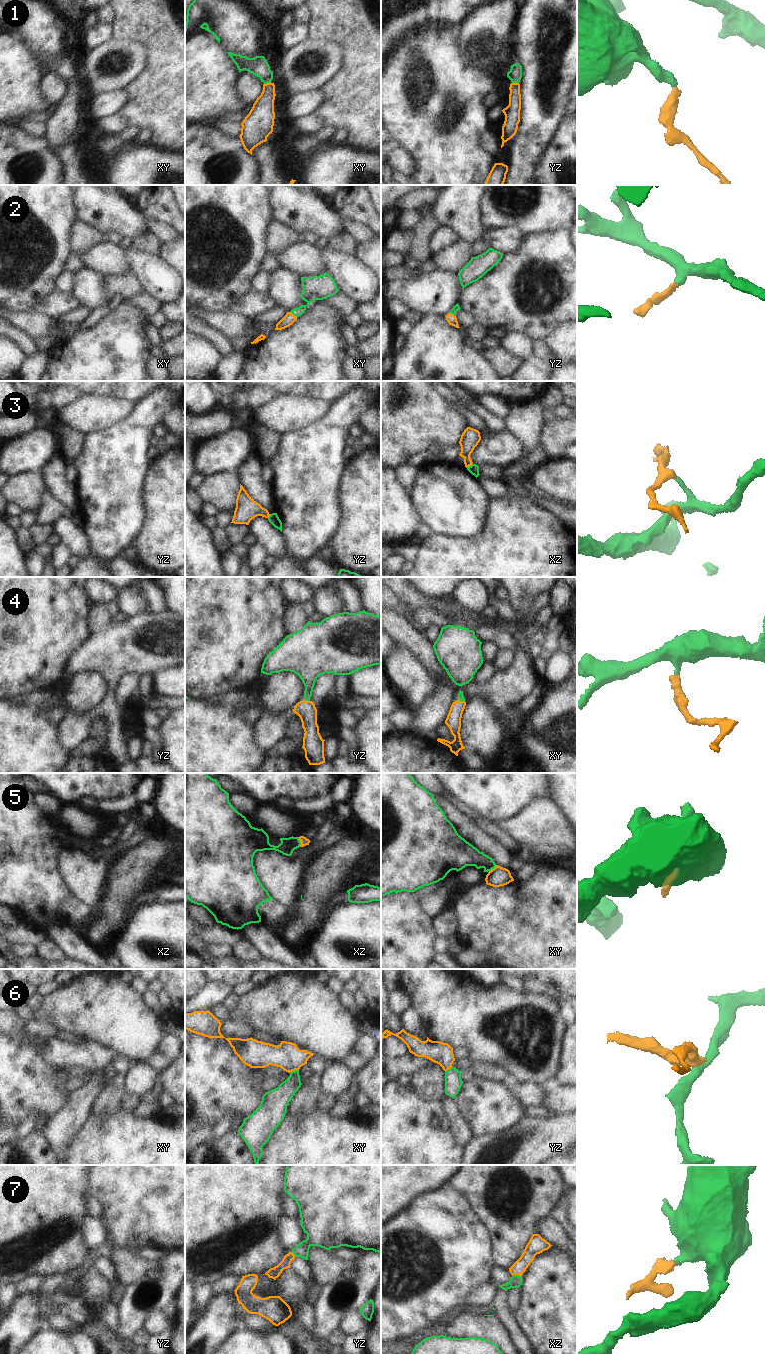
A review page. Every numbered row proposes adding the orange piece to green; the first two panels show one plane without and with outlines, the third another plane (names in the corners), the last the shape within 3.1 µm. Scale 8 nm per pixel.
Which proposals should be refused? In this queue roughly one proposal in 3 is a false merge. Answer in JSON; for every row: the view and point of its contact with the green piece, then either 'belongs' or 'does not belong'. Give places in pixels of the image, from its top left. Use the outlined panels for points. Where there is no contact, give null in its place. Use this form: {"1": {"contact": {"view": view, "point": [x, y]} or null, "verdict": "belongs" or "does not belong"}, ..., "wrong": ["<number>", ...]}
{"1": {"contact": {"view": "xy", "point": [267, 82]}, "verdict": "belongs"}, "2": {"contact": {"view": "xy", "point": [293, 314]}, "verdict": "belongs"}, "3": {"contact": {"view": "xz", "point": [469, 466]}, "verdict": "does not belong"}, "4": {"contact": {"view": "yz", "point": [306, 700]}, "verdict": "belongs"}, "5": {"contact": {"view": "xz", "point": [300, 842]}, "verdict": "belongs"}, "6": {"contact": {"view": "xy", "point": [293, 1071]}, "verdict": "does not belong"}, "7": {"contact": {"view": "xz", "point": [517, 1275]}, "verdict": "belongs"}, "wrong": ["3", "6"]}

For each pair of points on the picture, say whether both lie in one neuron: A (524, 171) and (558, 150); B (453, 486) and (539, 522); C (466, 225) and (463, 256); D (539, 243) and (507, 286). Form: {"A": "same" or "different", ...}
{"A": "different", "B": "different", "C": "different", "D": "same"}

